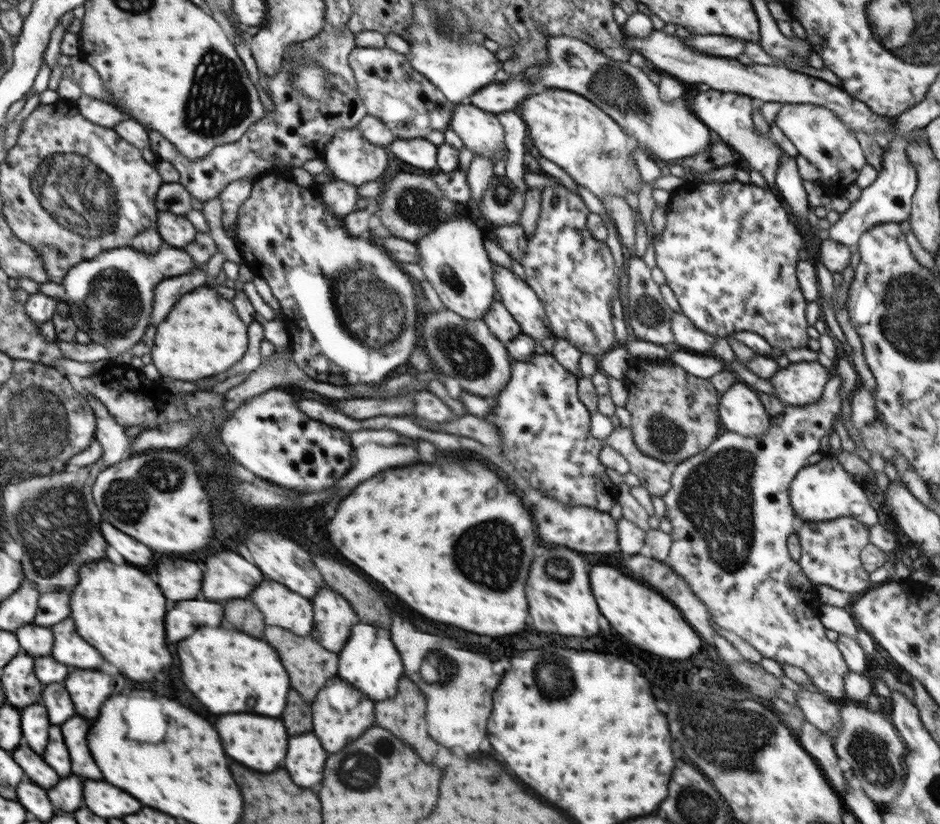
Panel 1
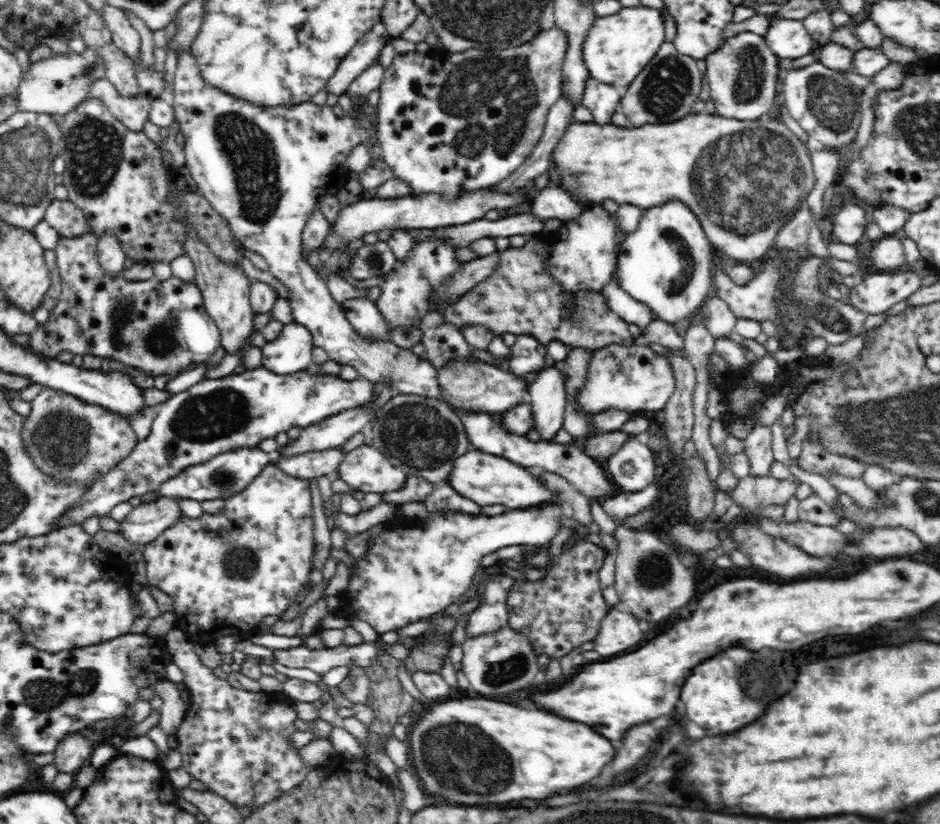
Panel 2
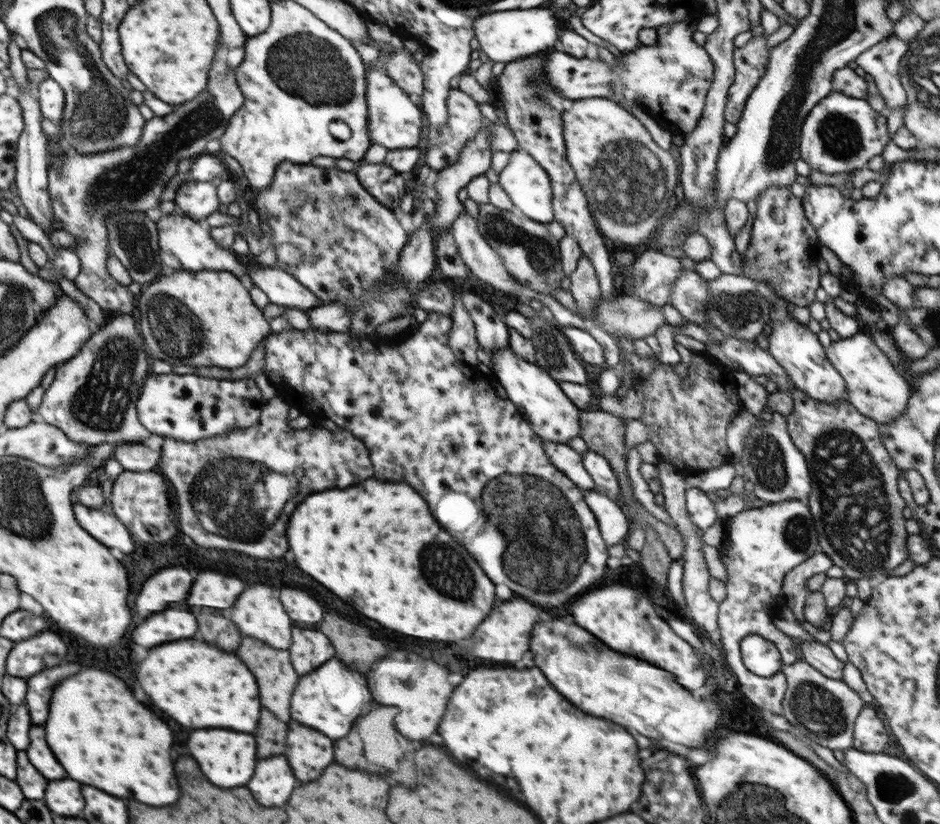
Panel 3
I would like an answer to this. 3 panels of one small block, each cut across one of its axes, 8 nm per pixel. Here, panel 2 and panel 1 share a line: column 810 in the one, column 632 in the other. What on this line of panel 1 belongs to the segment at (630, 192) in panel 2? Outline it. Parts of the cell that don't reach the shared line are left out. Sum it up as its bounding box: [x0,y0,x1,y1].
[517,89,644,200]

